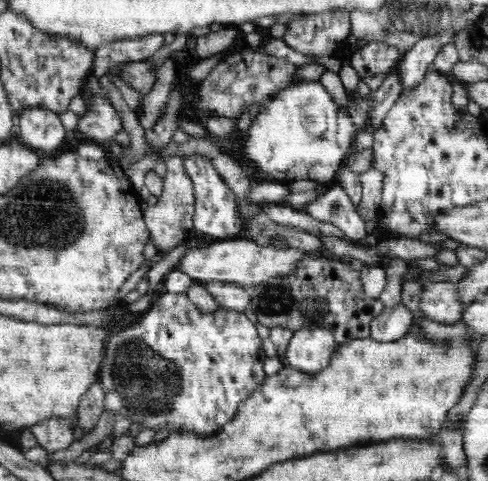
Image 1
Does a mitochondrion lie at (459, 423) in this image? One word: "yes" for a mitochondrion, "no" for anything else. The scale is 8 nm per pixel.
no

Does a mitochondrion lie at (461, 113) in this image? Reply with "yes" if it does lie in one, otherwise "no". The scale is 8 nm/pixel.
no

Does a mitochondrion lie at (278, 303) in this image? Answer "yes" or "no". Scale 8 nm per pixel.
yes

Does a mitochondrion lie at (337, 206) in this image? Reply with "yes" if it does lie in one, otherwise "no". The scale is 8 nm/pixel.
yes

